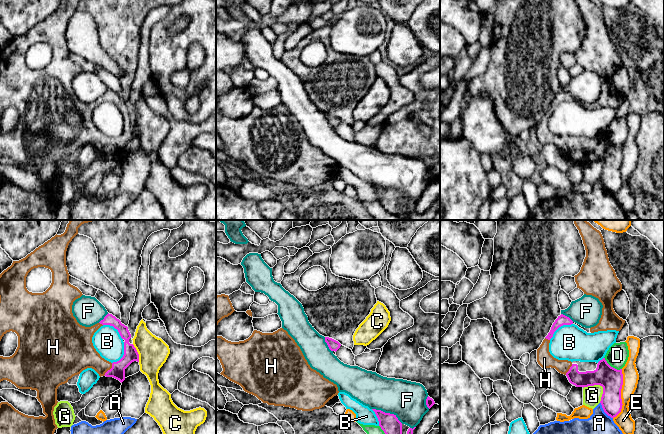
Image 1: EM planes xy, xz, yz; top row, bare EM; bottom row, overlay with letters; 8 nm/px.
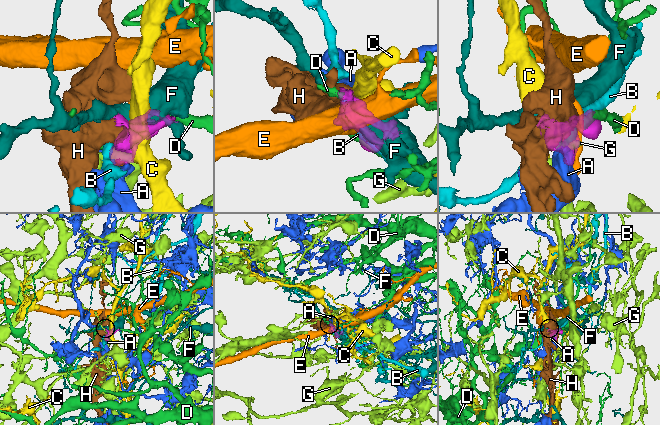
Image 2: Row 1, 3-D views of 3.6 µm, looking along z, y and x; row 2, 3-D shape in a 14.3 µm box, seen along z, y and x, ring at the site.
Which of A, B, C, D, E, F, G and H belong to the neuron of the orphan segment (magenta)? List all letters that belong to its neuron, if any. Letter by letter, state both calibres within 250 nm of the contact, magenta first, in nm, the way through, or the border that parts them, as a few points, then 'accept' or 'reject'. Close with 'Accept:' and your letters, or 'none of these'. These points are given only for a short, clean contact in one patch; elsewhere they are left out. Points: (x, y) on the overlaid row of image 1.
A: 170 nm thick on the magenta side, 180 nm on the other; border along yz (600, 402), (603, 410), (612, 418); reject
B: 80 nm thick on the magenta side, 280 nm on the other; reject
C: 120 nm thick on the magenta side, 240 nm on the other; border along xy (132, 344), (138, 354), (139, 361); reject
D: 190 nm thick on the magenta side, 170 nm on the other; reject
E: 190 nm thick on the magenta side, 140 nm on the other; reject
F: 160 nm thick on the magenta side, 300 nm on the other; reject
G: 190 nm thick on the magenta side, 150 nm on the other; reject
H: 120 nm thick on the magenta side, 220 nm on the other; accept
Accept: H

